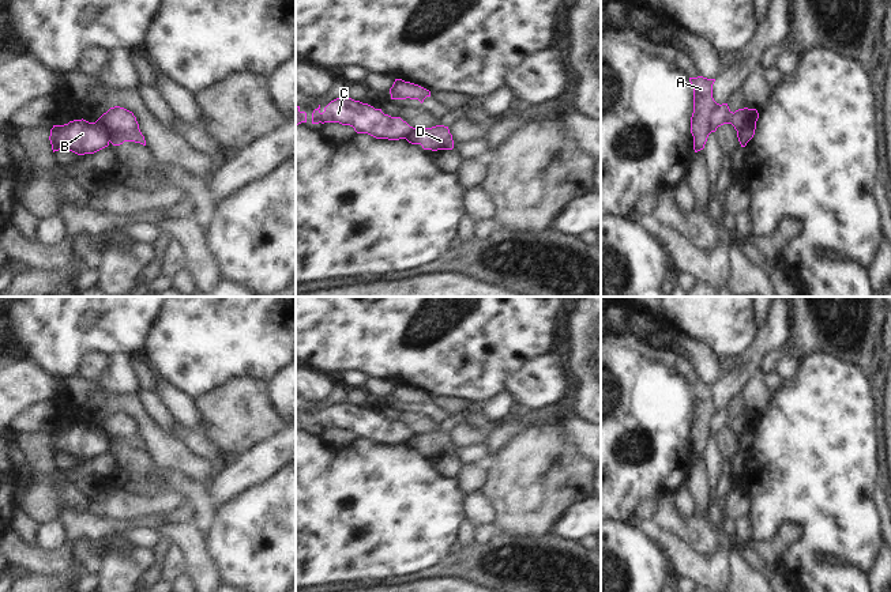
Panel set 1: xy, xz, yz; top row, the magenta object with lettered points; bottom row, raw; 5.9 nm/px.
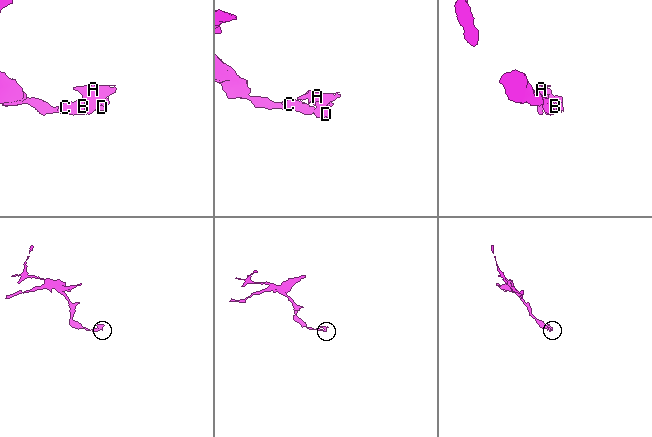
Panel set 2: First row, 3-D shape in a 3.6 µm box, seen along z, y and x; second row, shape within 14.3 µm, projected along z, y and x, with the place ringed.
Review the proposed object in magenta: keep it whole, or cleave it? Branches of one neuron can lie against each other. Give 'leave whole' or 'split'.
split

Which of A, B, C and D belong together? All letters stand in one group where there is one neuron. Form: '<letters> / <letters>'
A D / B C

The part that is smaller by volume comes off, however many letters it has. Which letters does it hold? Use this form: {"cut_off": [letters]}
{"cut_off": ["A", "D"]}

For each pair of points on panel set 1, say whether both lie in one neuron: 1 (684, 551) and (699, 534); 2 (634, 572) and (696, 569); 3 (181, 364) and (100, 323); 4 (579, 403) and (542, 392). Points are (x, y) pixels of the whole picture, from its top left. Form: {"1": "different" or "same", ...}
{"1": "different", "2": "different", "3": "different", "4": "different"}

